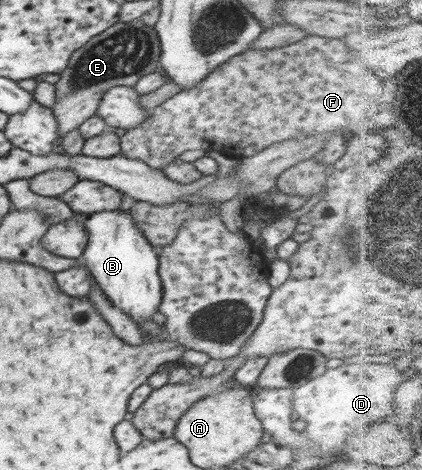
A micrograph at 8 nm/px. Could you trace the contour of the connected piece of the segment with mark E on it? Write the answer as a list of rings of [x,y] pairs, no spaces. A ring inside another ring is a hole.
[[[141,19],[131,23],[113,25],[109,30],[92,37],[83,47],[76,49],[69,58],[67,67],[59,74],[59,81],[55,83],[57,101],[53,104],[52,112],[58,123],[58,132],[61,136],[78,129],[78,127],[93,117],[103,95],[113,87],[133,86],[140,77],[162,72],[160,69],[161,50],[158,48],[159,38],[153,26],[147,26]]]

